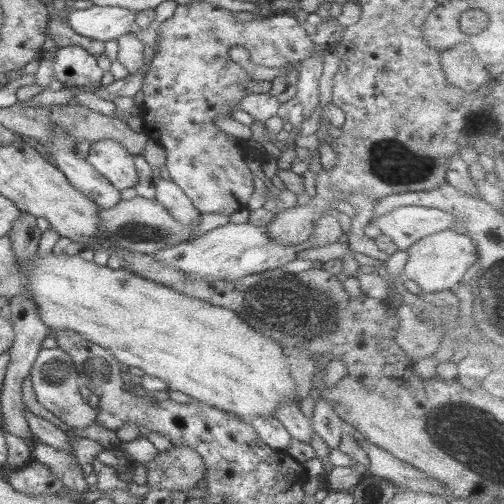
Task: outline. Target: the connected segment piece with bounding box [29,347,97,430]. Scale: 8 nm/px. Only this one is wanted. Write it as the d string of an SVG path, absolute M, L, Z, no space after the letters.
M42 347L29 374L36 400L72 430L97 422L97 410L80 395L80 378L72 357L60 347Z

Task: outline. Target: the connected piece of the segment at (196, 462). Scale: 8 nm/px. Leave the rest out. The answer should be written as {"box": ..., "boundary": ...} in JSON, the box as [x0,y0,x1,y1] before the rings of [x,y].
{"box":[143,446,204,494],"boundary":[[[173,446],[168,452],[143,464],[148,469],[146,485],[150,489],[169,490],[171,494],[189,493],[204,478],[204,462],[186,446]]]}

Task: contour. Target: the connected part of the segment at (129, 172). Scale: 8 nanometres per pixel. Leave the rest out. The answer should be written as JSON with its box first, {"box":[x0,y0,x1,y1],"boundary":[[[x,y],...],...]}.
{"box":[86,139,137,191],"boundary":[[[106,139],[93,142],[86,160],[119,191],[137,184],[133,156],[118,141]]]}

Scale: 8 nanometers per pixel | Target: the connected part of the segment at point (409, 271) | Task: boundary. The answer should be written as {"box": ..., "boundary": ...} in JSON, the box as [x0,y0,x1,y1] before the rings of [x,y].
{"box":[403,229,479,293],"boundary":[[[444,229],[424,236],[414,242],[407,253],[403,277],[414,280],[424,293],[455,290],[466,271],[479,260],[473,241],[459,229]]]}

